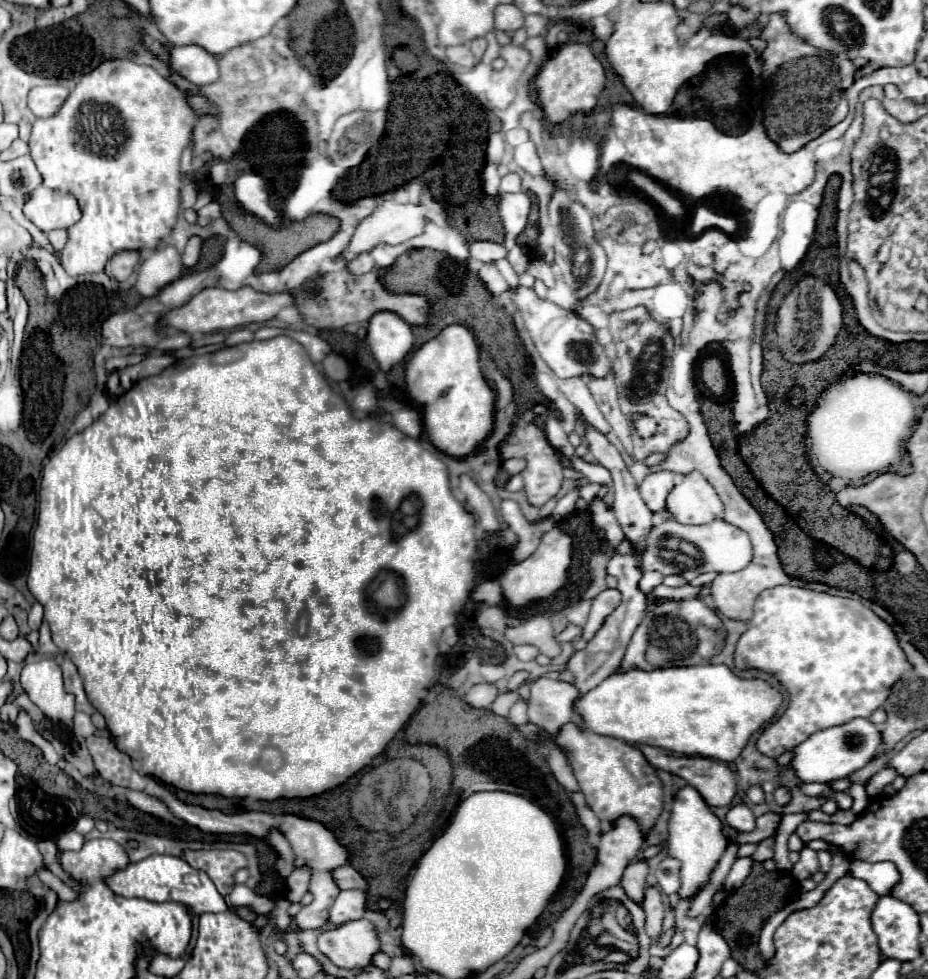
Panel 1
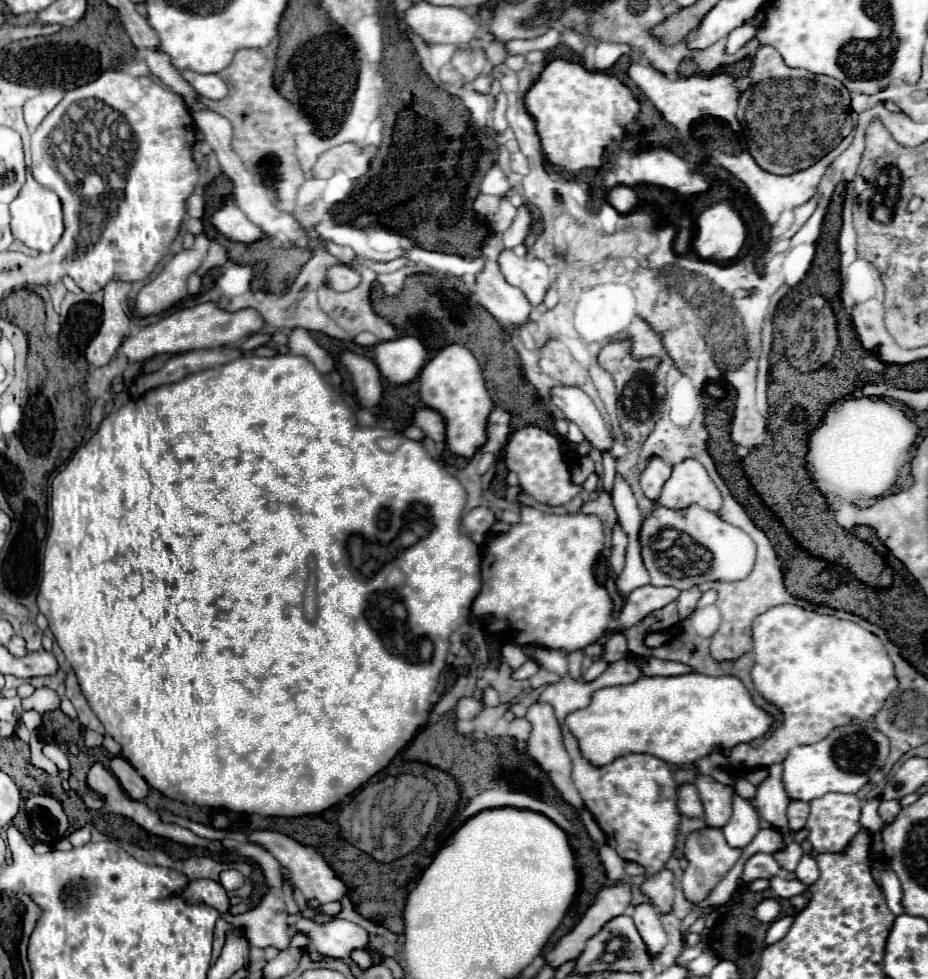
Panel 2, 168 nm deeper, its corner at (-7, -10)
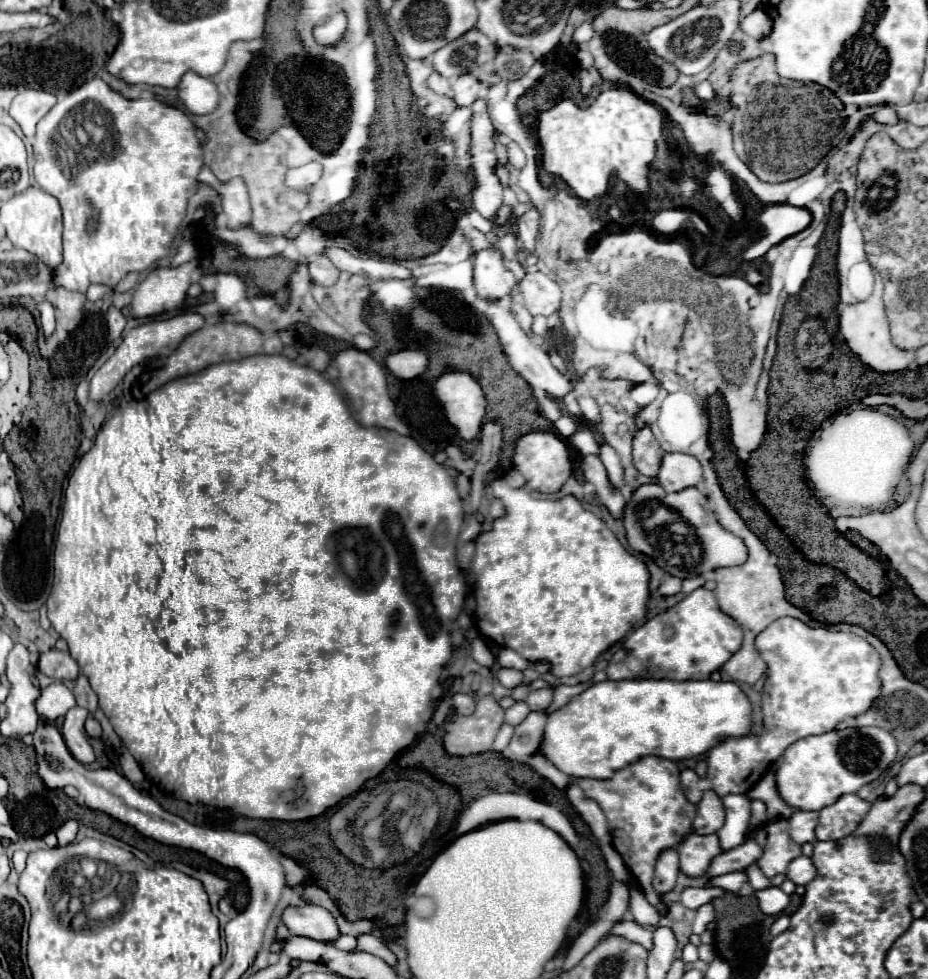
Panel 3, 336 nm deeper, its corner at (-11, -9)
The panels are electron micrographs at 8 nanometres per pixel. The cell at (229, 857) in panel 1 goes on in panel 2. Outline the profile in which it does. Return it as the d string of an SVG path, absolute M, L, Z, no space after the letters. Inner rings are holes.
M225 870L225 872L221 874L221 884L223 884L225 890L235 890L235 888L239 888L243 882L245 882L245 878L243 878L237 870Z

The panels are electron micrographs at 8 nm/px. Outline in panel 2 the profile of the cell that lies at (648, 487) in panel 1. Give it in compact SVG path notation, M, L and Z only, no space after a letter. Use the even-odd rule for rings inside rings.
M651 456L645 470L639 474L639 484L645 492L645 496L651 500L657 500L661 494L661 488L669 476L671 476L671 466L665 460L661 460L659 456Z

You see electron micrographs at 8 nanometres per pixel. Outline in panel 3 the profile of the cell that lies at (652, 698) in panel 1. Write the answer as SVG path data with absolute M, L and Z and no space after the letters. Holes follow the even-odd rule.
M641 679L641 681L603 681L603 683L595 683L593 687L589 687L587 691L583 691L581 695L573 697L567 705L563 705L561 709L553 711L547 717L547 727L545 727L545 739L541 743L541 753L545 753L565 775L571 777L591 777L591 779L607 779L611 777L615 771L623 769L625 765L629 765L631 761L637 761L639 757L647 757L647 755L657 755L657 757L665 757L671 761L679 761L679 759L693 759L697 755L707 753L715 743L721 743L729 737L745 737L751 733L753 727L753 705L749 701L749 697L743 693L743 689L735 683L735 681L671 681L671 679Z

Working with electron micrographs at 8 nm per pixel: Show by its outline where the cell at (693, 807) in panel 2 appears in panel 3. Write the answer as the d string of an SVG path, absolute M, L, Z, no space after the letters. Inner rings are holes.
M685 769L681 773L681 787L685 791L685 797L691 801L691 803L699 803L701 801L701 795L703 791L699 789L699 777L693 769Z

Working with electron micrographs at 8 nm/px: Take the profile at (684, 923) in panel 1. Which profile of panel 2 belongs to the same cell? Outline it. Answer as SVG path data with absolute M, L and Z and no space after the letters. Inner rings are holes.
M703 828L703 830L691 832L685 840L685 860L689 866L683 870L683 882L681 882L685 898L693 904L701 902L719 884L719 880L733 868L739 856L741 856L741 850L727 846L723 832L719 828Z

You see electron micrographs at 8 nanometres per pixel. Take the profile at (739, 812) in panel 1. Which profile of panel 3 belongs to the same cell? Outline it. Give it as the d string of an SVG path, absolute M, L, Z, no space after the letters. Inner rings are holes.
M727 795L723 797L727 811L725 825L717 831L719 841L725 851L735 849L747 841L749 821L751 821L751 801L747 795Z

